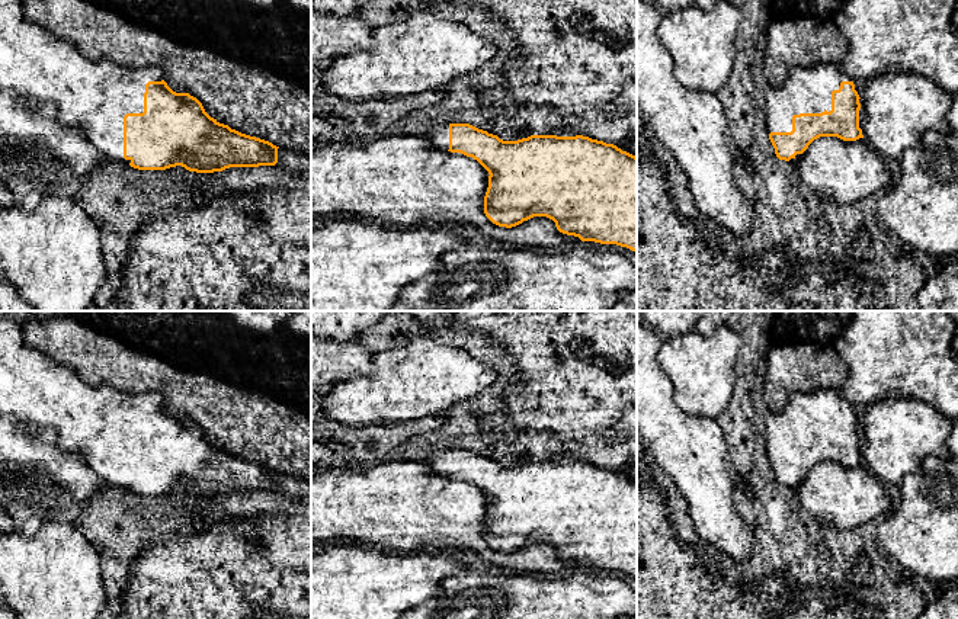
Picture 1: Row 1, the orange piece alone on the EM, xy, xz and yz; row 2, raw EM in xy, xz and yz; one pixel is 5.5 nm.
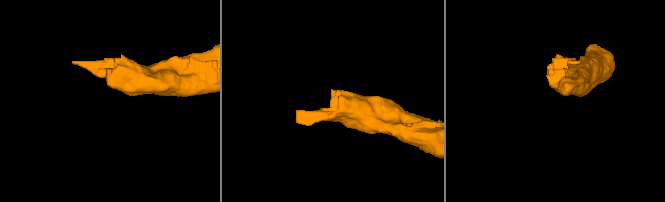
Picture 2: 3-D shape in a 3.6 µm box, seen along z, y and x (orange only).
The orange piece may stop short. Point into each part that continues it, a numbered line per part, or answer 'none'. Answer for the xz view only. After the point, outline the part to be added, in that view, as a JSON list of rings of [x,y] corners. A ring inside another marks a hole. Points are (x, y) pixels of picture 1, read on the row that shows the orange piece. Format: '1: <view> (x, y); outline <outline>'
1: xz (438, 135); outline [[[440,124],[440,125],[432,126],[432,129],[427,132],[424,138],[433,147],[448,151],[449,150],[449,124]]]

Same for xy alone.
1: xy (92, 95); outline [[[0,0],[0,92],[10,92],[35,105],[51,102],[57,108],[57,121],[79,128],[87,141],[113,161],[129,164],[124,158],[124,116],[144,112],[144,93],[148,81],[161,81],[158,67],[126,68],[108,60],[84,57],[73,41],[55,36],[23,16],[20,0]]]

